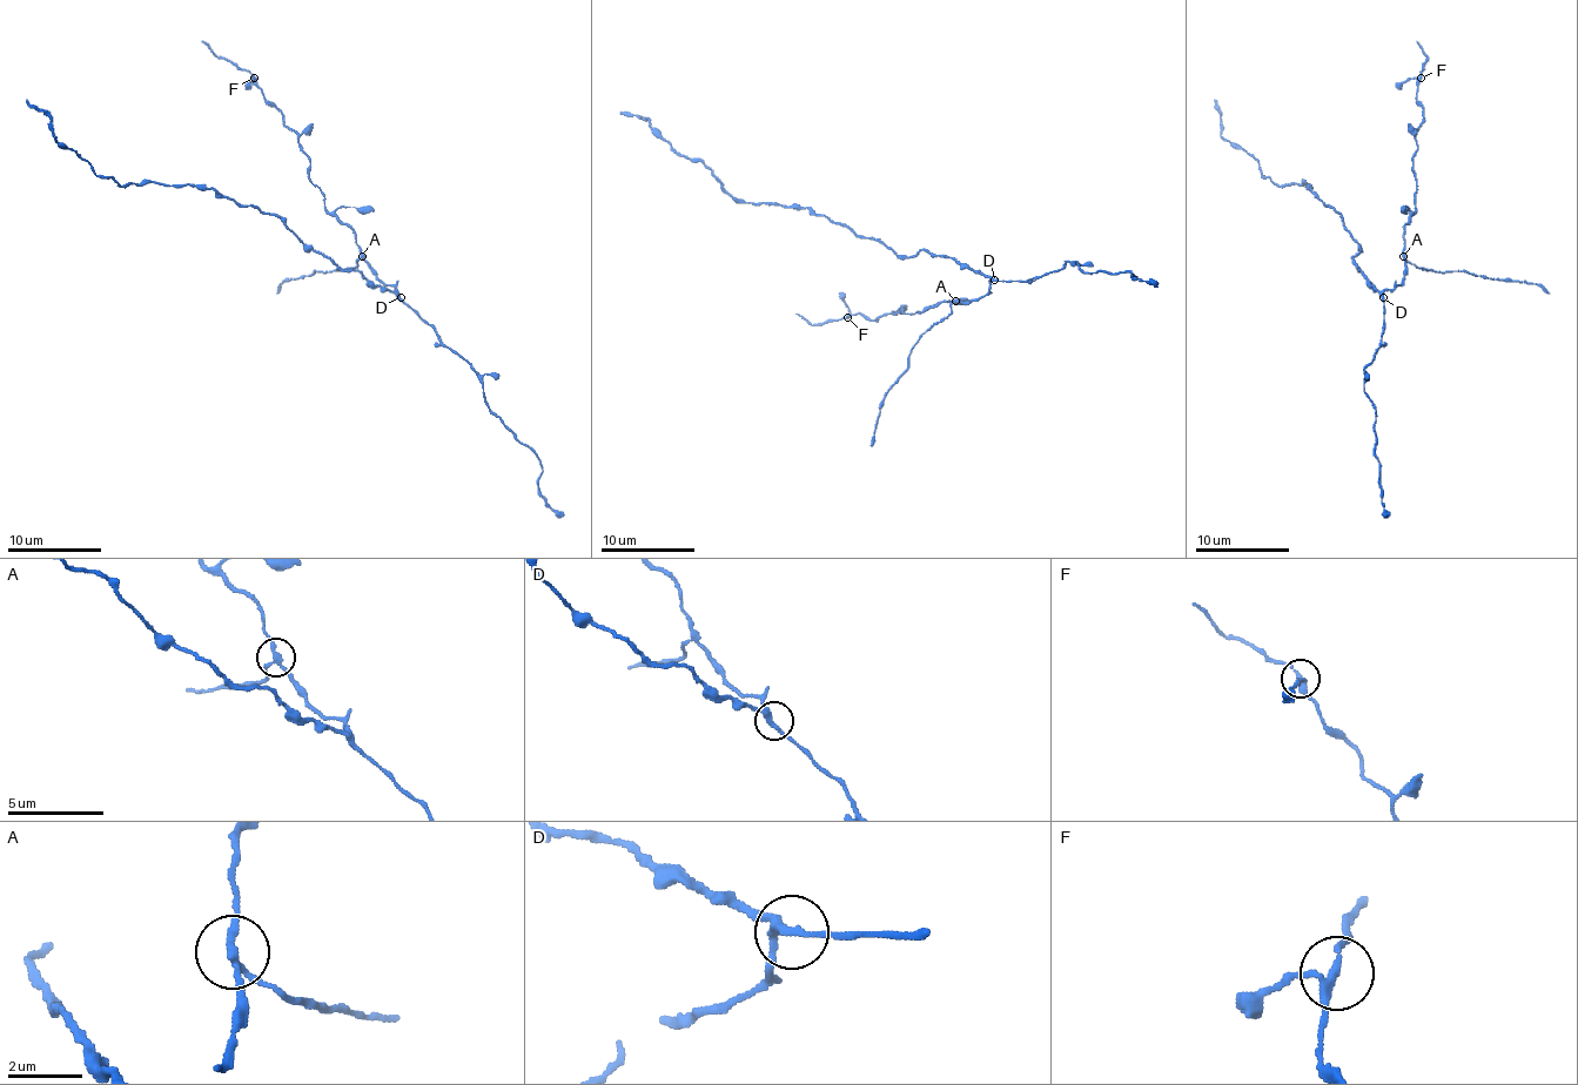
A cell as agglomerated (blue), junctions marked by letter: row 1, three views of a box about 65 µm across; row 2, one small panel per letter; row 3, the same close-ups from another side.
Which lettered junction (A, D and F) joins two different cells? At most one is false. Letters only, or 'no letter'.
A

